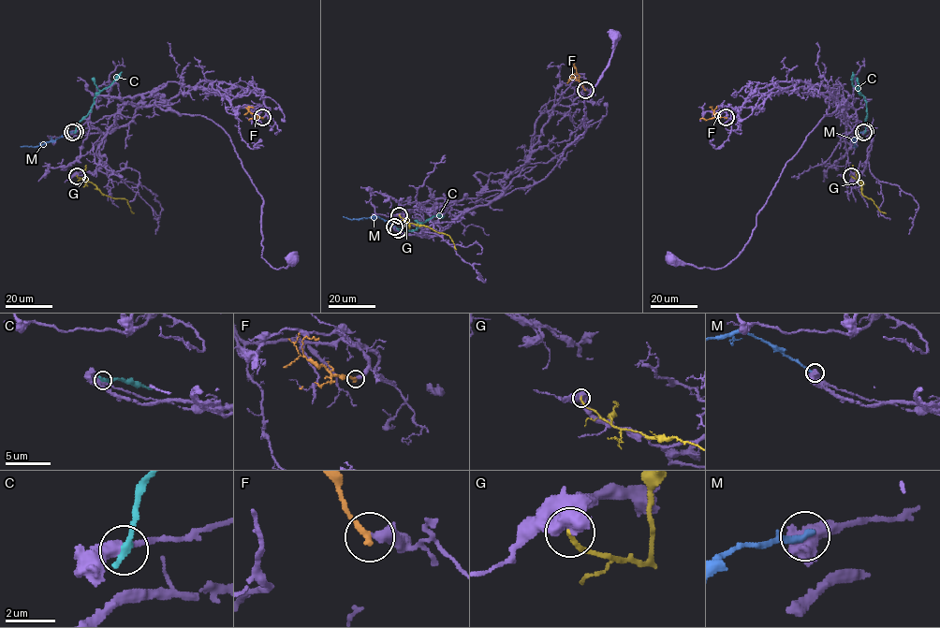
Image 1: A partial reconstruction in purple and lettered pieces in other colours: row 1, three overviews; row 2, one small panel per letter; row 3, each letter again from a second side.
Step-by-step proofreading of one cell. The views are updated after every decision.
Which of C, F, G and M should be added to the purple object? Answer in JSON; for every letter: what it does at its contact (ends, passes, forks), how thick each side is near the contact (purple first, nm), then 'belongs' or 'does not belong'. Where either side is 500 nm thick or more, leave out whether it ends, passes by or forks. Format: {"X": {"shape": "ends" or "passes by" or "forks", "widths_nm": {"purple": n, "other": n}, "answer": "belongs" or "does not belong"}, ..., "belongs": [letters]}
{"C": {"shape": "ends", "widths_nm": {"purple": 440, "other": 360}, "answer": "does not belong"}, "F": {"shape": "ends", "widths_nm": {"purple": 360, "other": 280}, "answer": "belongs"}, "G": {"widths_nm": {"purple": 850, "other": 180}, "answer": "does not belong"}, "M": {"widths_nm": {"purple": 950, "other": 240}, "answer": "does not belong"}, "belongs": ["F"]}

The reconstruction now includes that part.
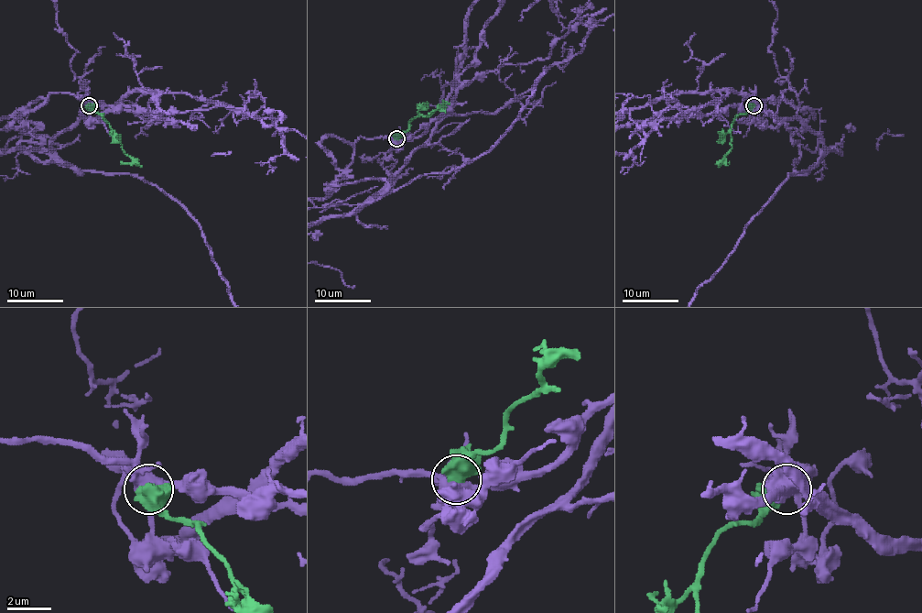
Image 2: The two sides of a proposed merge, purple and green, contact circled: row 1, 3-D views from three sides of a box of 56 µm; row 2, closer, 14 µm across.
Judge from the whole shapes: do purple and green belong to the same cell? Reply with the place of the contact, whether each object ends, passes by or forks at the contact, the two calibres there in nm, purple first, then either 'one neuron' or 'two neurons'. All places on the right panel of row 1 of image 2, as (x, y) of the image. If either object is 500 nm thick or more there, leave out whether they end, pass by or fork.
at (753, 105); 440 nm thick on the purple side, 700 nm on the other; two neurons

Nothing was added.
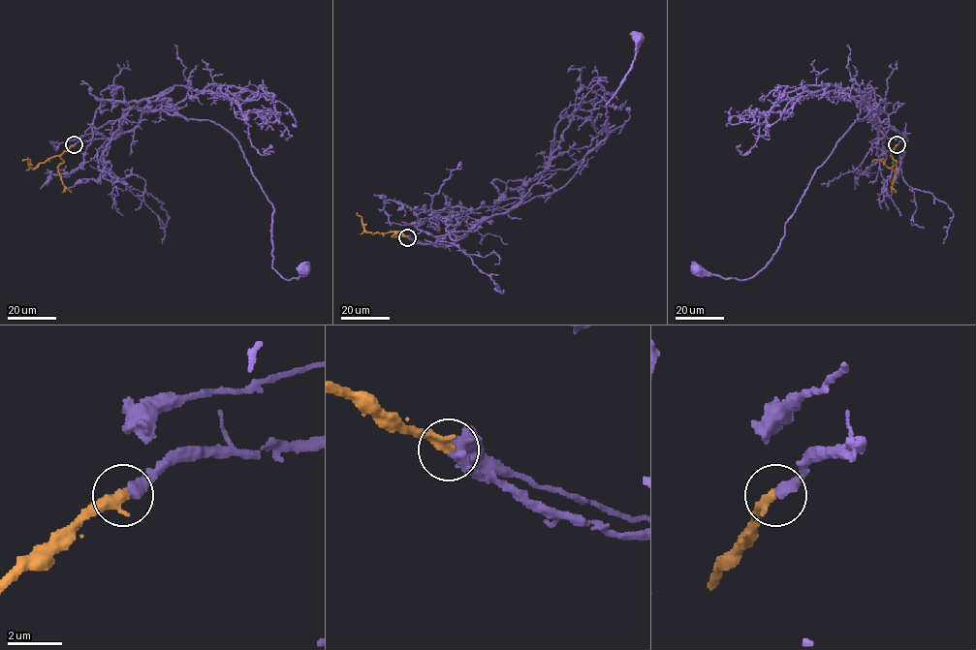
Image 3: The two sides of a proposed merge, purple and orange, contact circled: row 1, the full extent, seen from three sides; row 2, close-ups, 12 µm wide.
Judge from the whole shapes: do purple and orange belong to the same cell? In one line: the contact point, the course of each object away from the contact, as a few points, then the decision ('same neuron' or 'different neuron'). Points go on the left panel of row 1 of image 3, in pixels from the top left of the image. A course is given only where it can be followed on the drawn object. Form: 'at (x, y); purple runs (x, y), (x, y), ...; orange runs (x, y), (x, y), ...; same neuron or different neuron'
at (74, 144); purple runs (74, 145), (129, 132), (159, 109), (220, 124), (272, 205), (272, 267), (286, 280), (303, 272); orange runs (74, 145), (33, 168), (27, 159), (23, 161); same neuron

